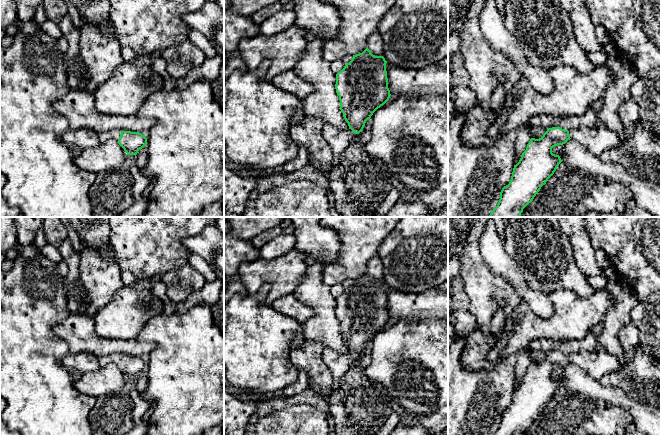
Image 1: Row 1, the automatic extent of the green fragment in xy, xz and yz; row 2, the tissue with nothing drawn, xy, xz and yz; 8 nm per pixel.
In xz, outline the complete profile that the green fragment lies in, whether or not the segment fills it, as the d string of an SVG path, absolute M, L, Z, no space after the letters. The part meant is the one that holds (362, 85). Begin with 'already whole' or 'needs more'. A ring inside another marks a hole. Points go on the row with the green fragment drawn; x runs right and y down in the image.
needs more; M367 47L362 53L353 55L352 60L336 74L335 89L340 100L340 110L349 127L341 129L327 123L323 126L323 138L333 155L331 171L339 165L344 150L356 139L356 135L362 132L366 121L389 100L391 94L388 88L386 63L383 56L373 55Z

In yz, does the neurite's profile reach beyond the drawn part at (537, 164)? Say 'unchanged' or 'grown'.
grown

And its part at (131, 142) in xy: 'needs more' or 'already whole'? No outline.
needs more

